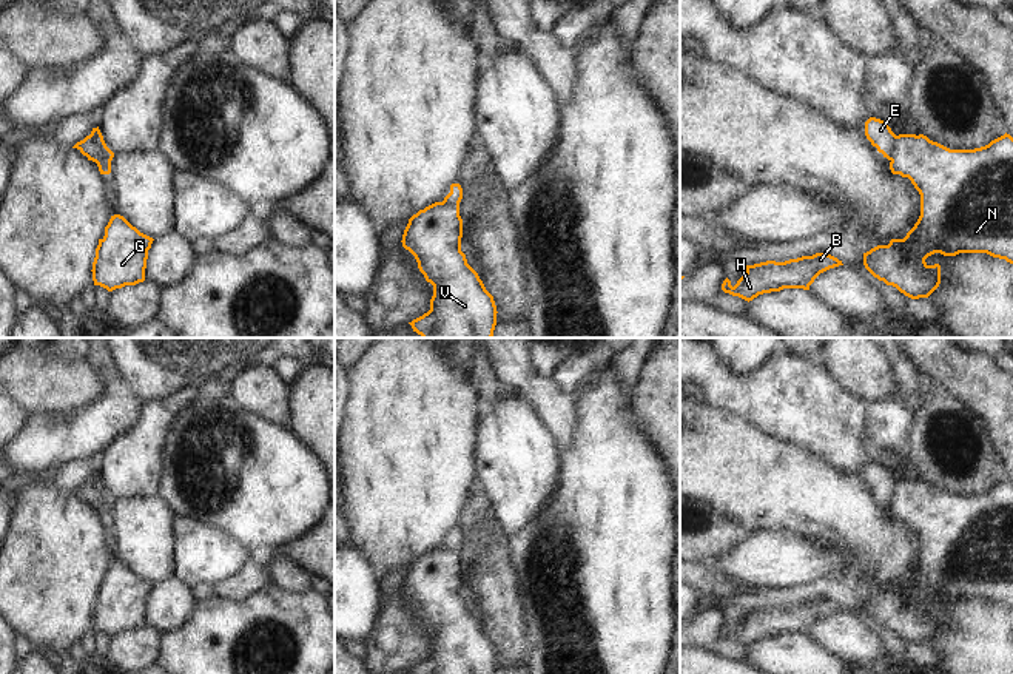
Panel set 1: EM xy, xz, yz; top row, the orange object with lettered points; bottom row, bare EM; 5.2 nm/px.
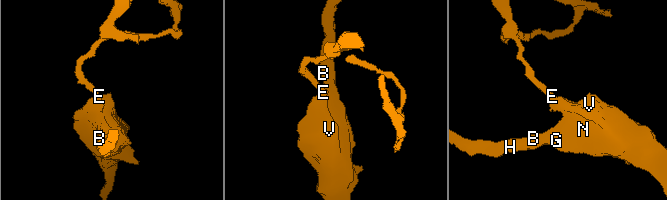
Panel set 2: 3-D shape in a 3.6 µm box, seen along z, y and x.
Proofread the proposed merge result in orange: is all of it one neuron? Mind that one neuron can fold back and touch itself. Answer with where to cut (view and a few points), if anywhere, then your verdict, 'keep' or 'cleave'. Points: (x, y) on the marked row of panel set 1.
cut in yz along (896, 136), (890, 159); cleave

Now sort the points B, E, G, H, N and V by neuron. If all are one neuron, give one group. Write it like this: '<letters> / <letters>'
B G H N V / E

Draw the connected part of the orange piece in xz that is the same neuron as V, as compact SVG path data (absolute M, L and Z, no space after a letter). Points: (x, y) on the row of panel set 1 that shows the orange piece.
M435 202L409 219L402 247L409 250L426 281L433 285L430 310L409 322L422 338L492 338L496 325L496 305L478 273L461 251L463 219L459 205Z

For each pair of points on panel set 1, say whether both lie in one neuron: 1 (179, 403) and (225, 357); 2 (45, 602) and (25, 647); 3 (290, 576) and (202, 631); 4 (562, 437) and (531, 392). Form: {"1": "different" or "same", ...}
{"1": "different", "2": "different", "3": "different", "4": "same"}

